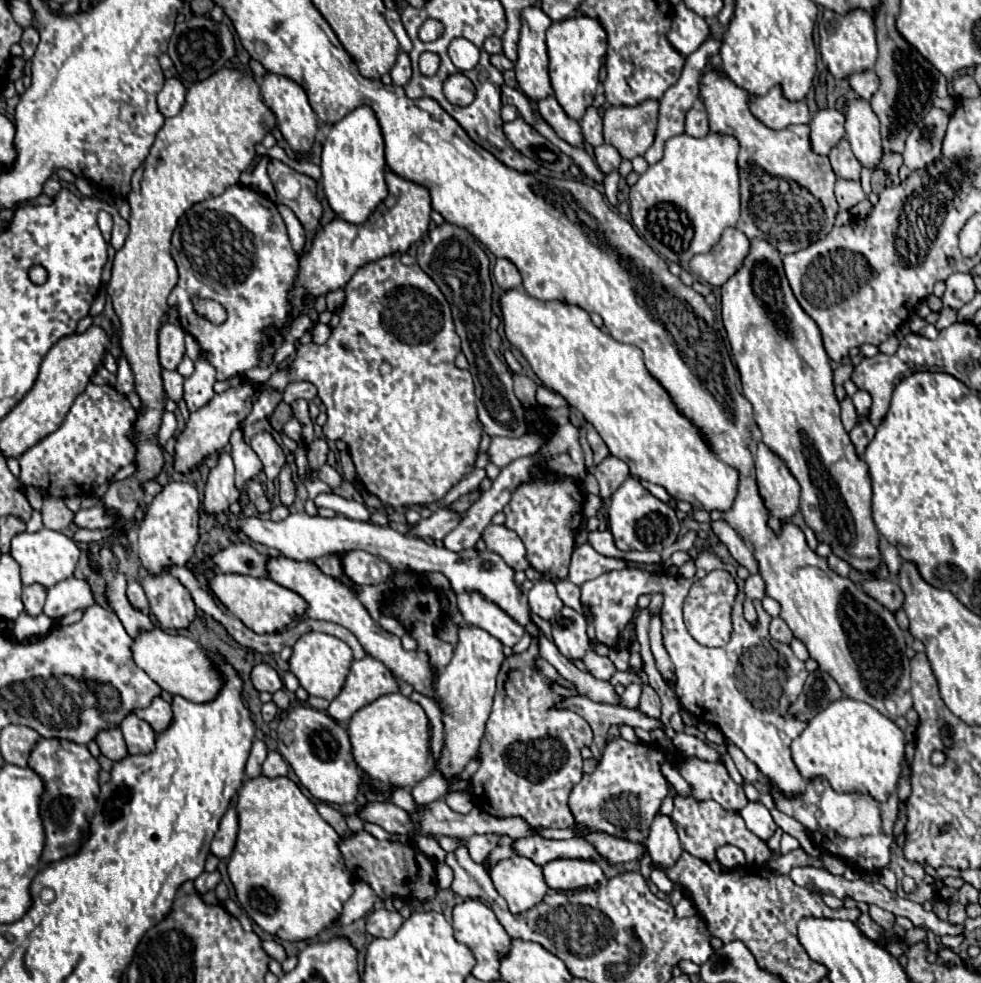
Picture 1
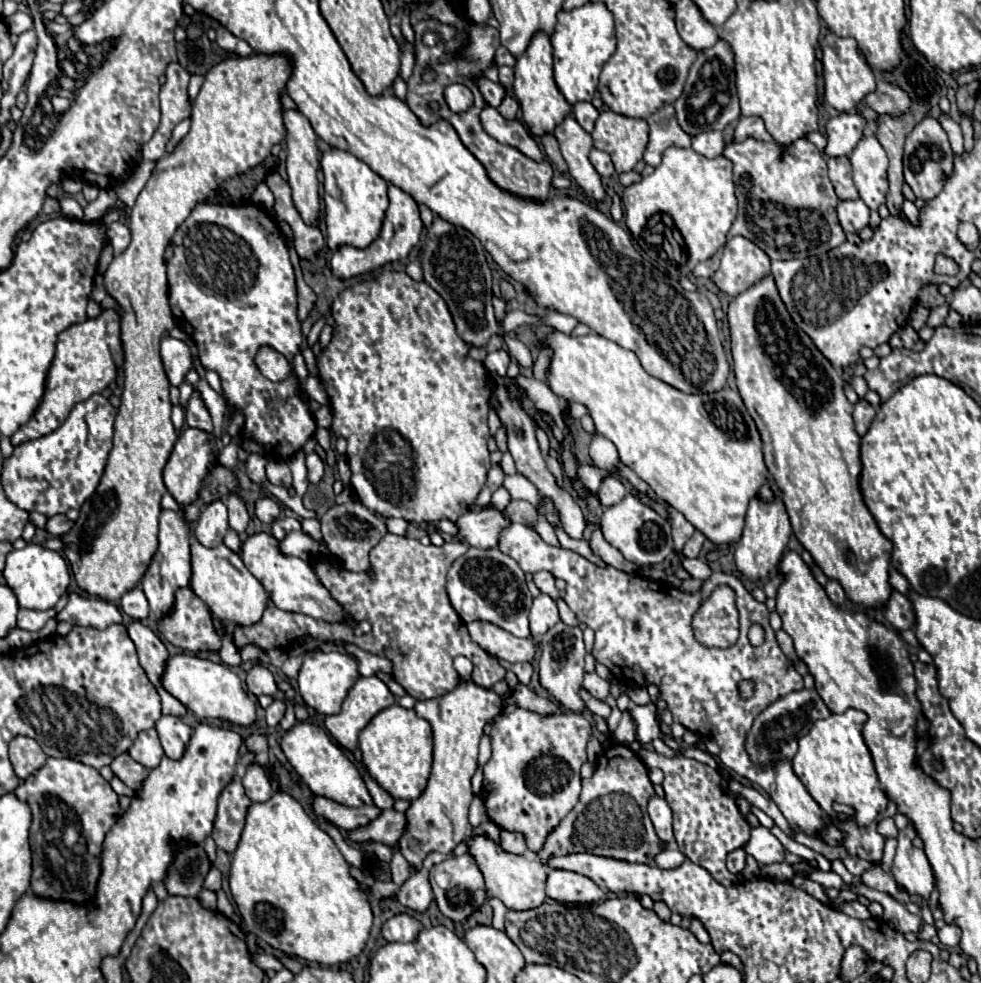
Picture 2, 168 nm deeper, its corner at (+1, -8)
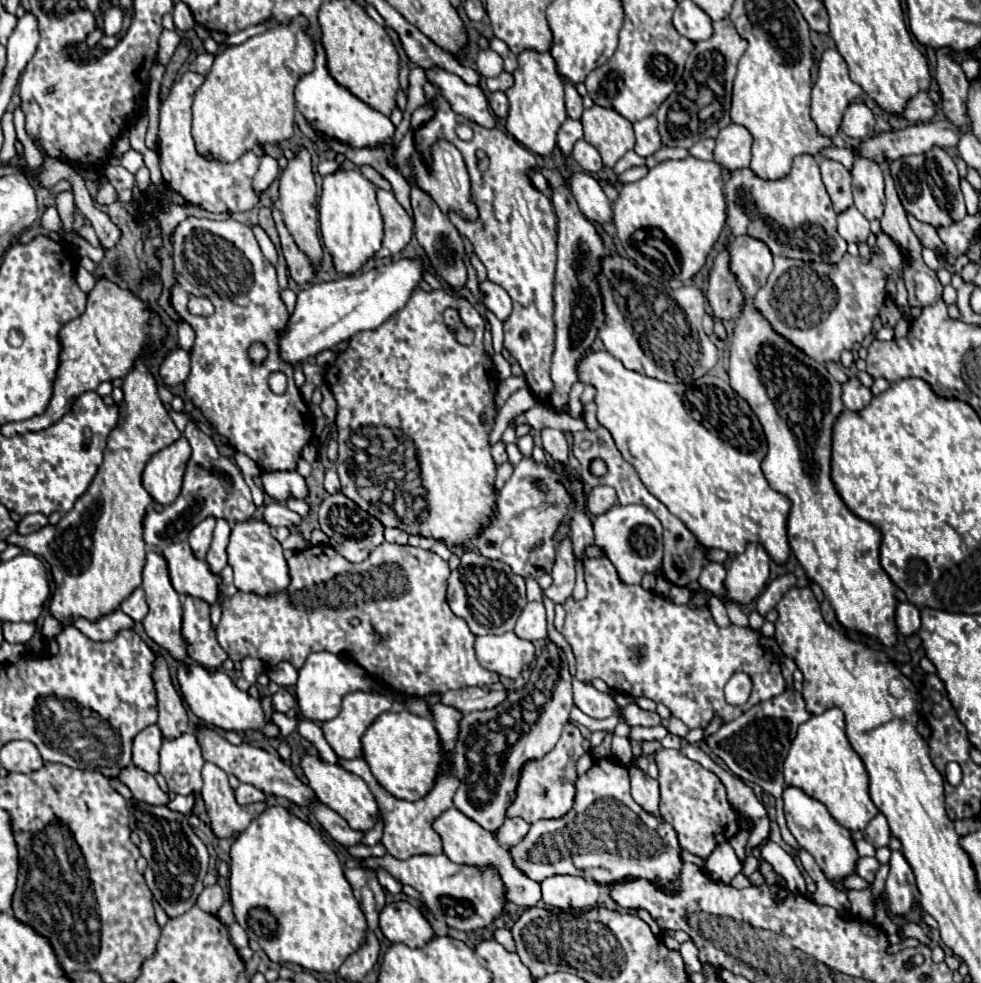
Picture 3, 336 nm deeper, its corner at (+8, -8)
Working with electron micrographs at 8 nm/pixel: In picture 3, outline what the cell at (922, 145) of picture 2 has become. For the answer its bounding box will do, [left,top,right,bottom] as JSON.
[891,147,965,227]

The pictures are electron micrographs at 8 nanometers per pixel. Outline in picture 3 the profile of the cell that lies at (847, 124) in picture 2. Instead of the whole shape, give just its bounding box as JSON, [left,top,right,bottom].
[841,103,875,139]

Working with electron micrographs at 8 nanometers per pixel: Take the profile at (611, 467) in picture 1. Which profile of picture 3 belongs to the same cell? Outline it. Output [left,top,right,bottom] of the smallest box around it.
[587,485,617,515]

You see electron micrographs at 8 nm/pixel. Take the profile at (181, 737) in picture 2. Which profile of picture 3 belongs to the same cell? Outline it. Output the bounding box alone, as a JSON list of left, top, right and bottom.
[161,733,203,795]

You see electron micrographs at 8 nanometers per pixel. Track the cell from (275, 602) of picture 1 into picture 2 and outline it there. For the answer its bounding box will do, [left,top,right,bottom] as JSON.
[190,539,270,625]

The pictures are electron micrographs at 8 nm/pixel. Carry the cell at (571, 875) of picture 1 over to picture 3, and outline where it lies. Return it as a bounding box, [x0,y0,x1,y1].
[541,875,601,909]

